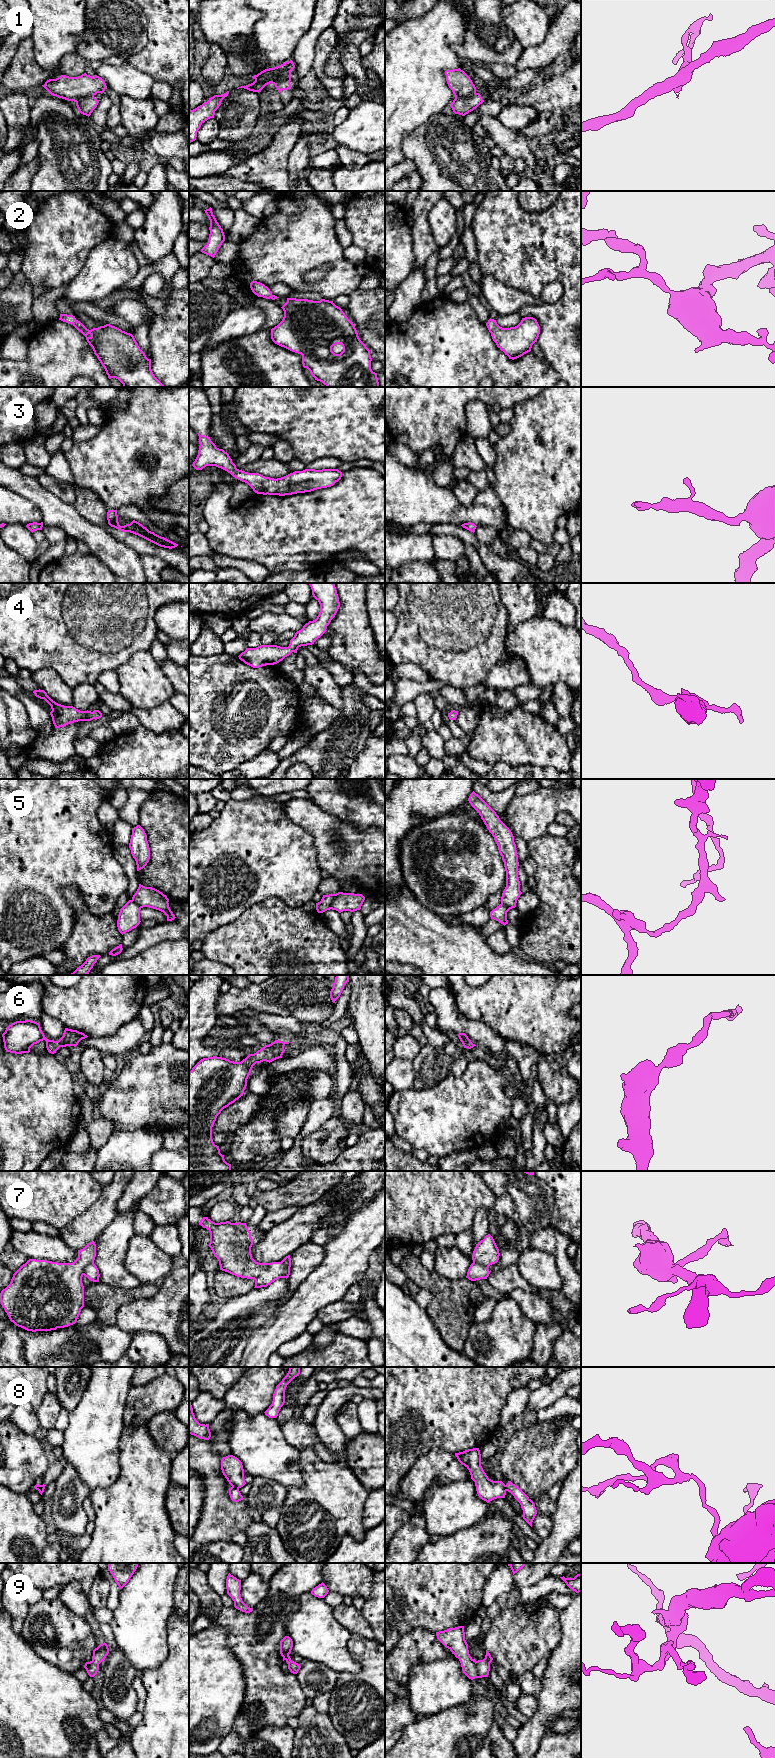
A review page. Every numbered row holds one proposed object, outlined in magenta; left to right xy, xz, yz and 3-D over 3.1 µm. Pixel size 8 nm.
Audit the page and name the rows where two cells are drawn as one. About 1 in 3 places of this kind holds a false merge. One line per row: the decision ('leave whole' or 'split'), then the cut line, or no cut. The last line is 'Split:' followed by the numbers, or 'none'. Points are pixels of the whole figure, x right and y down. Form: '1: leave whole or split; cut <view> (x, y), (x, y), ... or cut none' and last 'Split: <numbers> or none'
1: split; cut xz (291, 69), (280, 66), (278, 80), (274, 84)
2: leave whole; cut none
3: leave whole; cut none
4: leave whole; cut none
5: split; cut xz (336, 894), (330, 908)
6: leave whole; cut none
7: split; cut xy (93, 1261), (85, 1267), (83, 1274)
8: split; cut xz (232, 1485), (238, 1488)
9: leave whole; cut none
Split: 1, 5, 7, 8

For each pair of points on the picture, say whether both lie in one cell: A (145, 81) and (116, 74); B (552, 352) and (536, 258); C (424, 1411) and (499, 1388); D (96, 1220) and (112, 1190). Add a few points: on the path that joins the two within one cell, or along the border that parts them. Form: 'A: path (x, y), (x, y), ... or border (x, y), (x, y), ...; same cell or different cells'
A: path (138, 81), (123, 80); same cell
B: path (569, 325), (569, 278), (563, 272); same cell
C: path (443, 1392), (446, 1389), (480, 1389); same cell
D: path (102, 1213), (109, 1197); same cell

